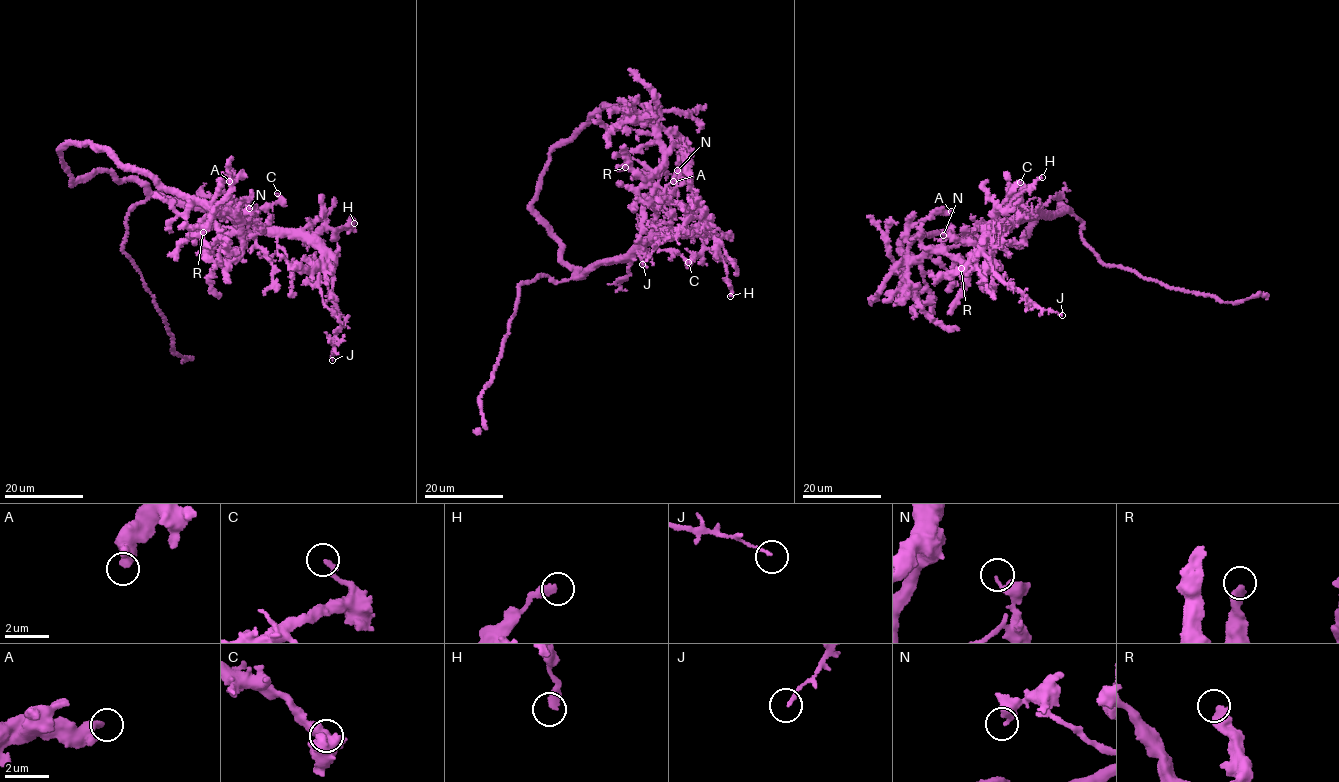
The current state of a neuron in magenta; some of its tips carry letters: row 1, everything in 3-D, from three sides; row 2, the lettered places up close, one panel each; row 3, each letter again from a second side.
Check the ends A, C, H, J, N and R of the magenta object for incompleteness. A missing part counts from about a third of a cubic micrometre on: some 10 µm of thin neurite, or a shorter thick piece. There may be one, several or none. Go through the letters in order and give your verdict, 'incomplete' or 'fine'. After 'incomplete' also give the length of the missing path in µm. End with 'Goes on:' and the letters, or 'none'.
A: fine
C: fine
H: fine
J: fine
N: fine
R: fine
Goes on: none

